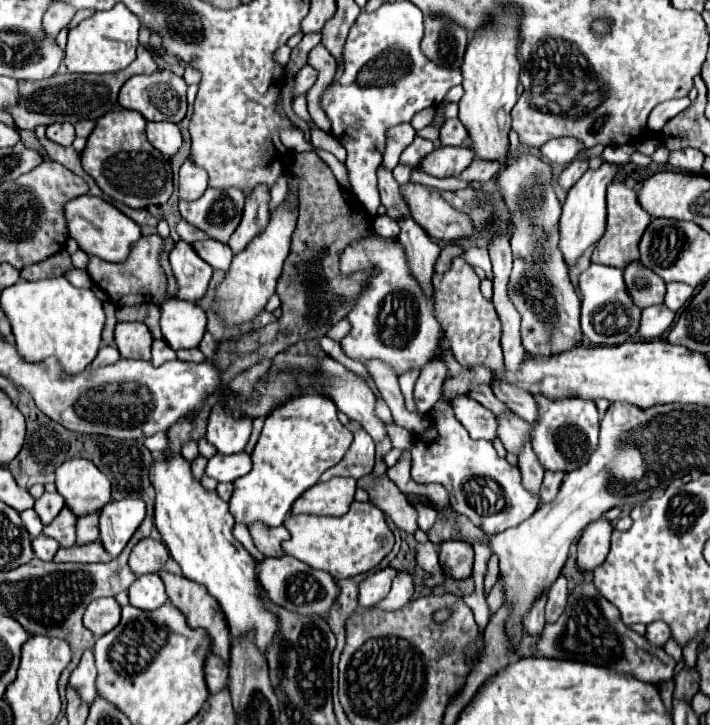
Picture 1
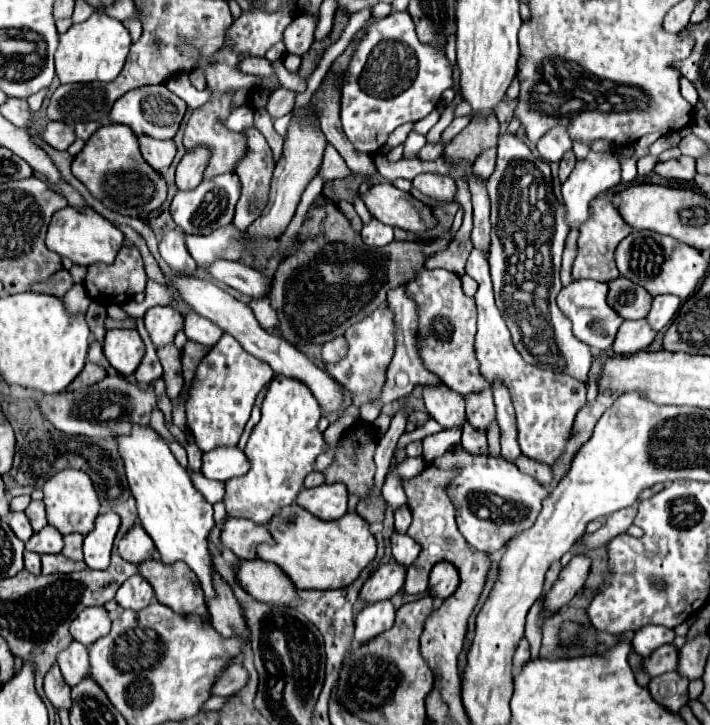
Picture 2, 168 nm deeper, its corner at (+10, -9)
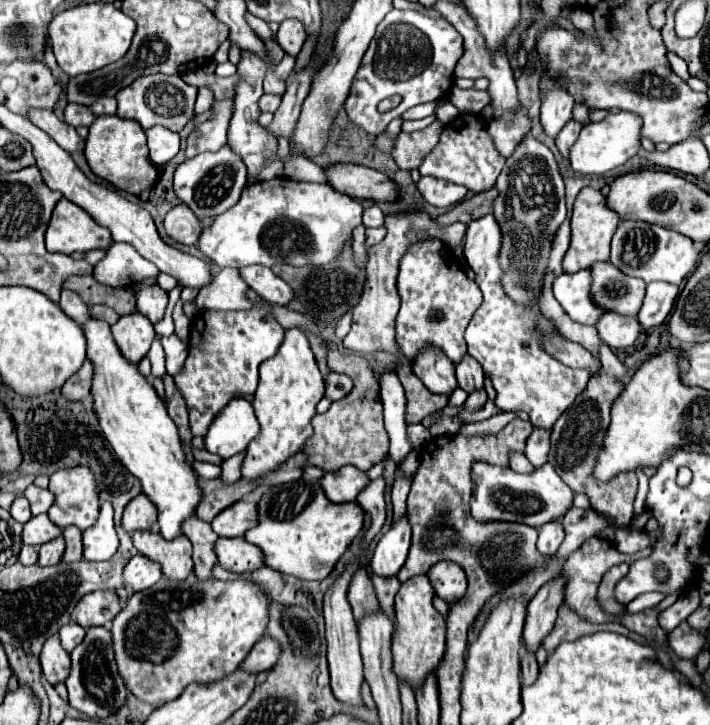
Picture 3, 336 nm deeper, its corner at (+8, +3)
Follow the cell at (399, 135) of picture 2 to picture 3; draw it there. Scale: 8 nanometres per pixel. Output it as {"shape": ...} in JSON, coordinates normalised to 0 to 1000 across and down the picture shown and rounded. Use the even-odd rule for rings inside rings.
{"shape":[[[613,141],[607,143],[593,143],[593,146],[585,146],[585,149],[576,149],[565,166],[590,166],[590,163],[599,163],[599,160],[607,160],[613,154]]]}

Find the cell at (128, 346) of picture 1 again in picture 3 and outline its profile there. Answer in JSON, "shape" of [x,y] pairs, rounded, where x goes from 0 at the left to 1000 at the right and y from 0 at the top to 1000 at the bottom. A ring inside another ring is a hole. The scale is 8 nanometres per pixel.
{"shape":[[[196,430],[170,436],[165,447],[156,450],[156,458],[165,480],[185,502],[193,502],[210,486],[218,466],[215,447]]]}

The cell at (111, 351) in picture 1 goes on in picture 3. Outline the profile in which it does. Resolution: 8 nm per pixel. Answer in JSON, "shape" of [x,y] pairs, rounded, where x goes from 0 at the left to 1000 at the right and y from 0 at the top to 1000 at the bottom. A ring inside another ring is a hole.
{"shape":[[[120,497],[117,505],[94,524],[94,530],[86,535],[86,541],[94,552],[111,554],[128,541],[128,524],[131,524],[131,502],[128,502],[128,497]]]}

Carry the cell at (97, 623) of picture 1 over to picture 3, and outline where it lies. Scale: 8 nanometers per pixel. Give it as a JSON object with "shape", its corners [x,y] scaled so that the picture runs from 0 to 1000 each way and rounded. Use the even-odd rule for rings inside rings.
{"shape":[[[137,814],[128,819],[120,819],[111,833],[106,836],[100,855],[106,855],[117,866],[131,863],[148,863],[154,861],[165,844],[168,844],[168,825],[162,817],[154,814]]]}

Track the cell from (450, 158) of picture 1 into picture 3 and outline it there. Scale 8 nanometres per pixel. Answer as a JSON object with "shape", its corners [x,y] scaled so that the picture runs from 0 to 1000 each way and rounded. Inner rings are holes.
{"shape":[[[593,243],[587,251],[590,265],[596,268],[596,273],[618,287],[630,287],[635,281],[649,279],[658,270],[658,259],[630,251],[630,248],[618,248],[613,243]]]}

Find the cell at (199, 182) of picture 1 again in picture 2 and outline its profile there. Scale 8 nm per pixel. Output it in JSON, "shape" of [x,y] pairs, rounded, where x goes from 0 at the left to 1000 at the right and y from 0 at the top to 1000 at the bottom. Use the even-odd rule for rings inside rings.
{"shape":[[[280,199],[255,218],[249,229],[249,259],[269,262],[286,248],[286,234],[292,232],[297,218],[297,204],[292,199]]]}

